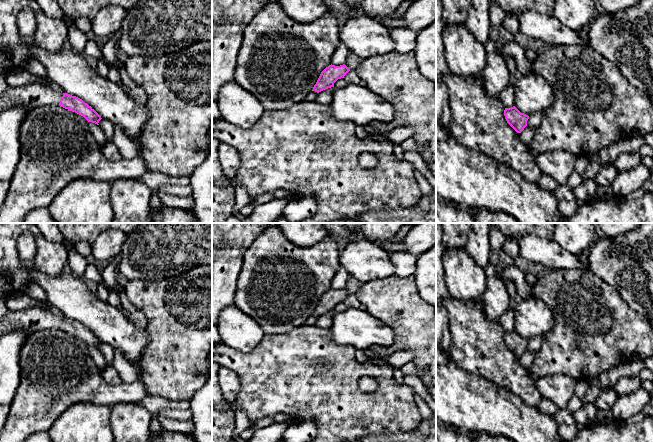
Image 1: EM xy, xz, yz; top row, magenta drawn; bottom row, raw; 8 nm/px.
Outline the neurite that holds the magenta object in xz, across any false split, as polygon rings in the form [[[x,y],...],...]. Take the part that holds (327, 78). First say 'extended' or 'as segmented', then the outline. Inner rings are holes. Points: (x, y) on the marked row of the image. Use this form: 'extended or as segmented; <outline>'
as segmented; [[[329,65],[326,67],[320,74],[316,84],[313,87],[312,91],[317,93],[326,90],[328,88],[334,87],[334,83],[350,71],[350,69],[345,65],[335,66]]]

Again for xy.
extended; [[[28,84],[10,87],[0,94],[0,114],[8,108],[22,106],[35,109],[46,105],[60,106],[83,116],[88,122],[99,125],[101,116],[82,99],[63,92],[56,92],[48,85]]]

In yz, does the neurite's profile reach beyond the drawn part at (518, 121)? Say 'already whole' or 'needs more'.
already whole

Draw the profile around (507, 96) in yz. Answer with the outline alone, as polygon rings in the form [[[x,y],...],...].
[[[509,84],[501,92],[500,100],[505,106],[505,108],[511,108],[514,106],[514,99],[515,99],[514,86]]]

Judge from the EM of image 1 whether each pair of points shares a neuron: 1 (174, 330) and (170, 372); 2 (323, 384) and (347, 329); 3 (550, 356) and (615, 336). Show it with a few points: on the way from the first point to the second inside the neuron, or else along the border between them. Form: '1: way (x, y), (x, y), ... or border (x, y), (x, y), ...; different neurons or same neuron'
1: way (174, 340), (172, 345), (172, 362); same neuron
2: border (329, 329), (337, 343), (351, 345), (356, 349); different neurons
3: way (566, 350), (590, 336), (599, 336); same neuron

